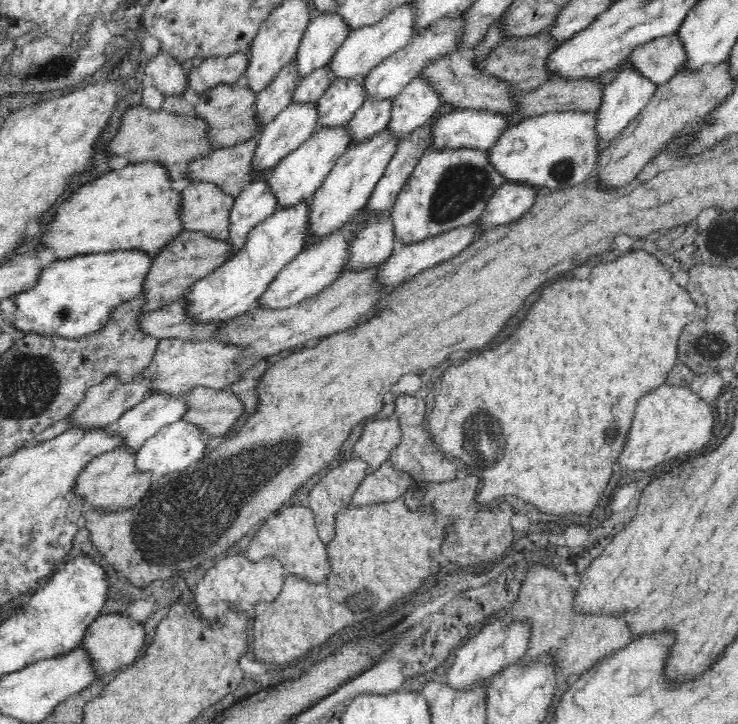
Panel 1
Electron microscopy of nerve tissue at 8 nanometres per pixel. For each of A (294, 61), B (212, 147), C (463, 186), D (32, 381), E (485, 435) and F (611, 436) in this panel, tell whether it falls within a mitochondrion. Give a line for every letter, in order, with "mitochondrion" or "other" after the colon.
A: other
B: other
C: mitochondrion
D: mitochondrion
E: mitochondrion
F: mitochondrion

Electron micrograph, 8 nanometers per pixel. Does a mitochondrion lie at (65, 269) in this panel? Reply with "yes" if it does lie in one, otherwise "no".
no

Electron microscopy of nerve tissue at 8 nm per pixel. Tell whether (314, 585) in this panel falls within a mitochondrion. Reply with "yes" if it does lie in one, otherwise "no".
no

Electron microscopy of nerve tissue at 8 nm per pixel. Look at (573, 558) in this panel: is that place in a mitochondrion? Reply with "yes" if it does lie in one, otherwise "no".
no

